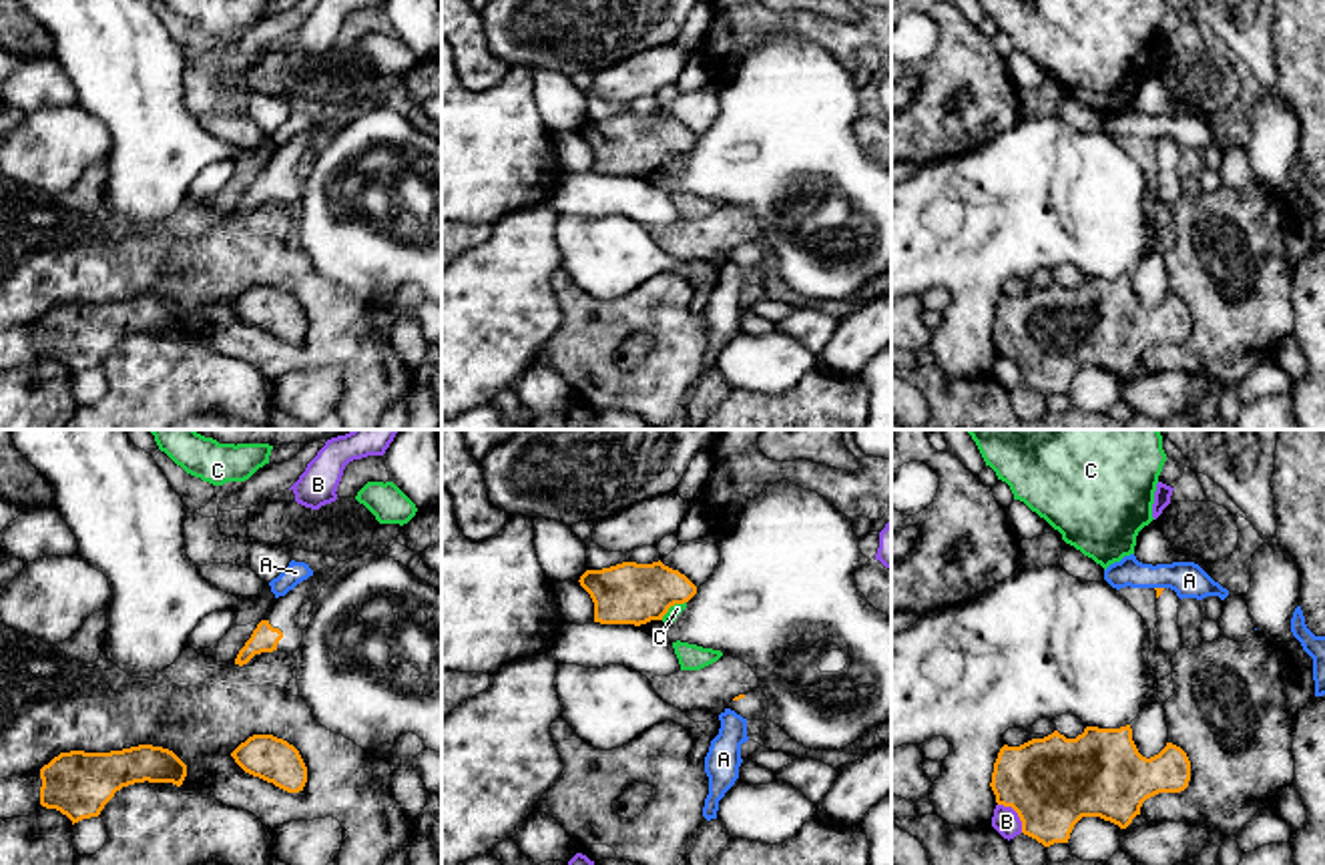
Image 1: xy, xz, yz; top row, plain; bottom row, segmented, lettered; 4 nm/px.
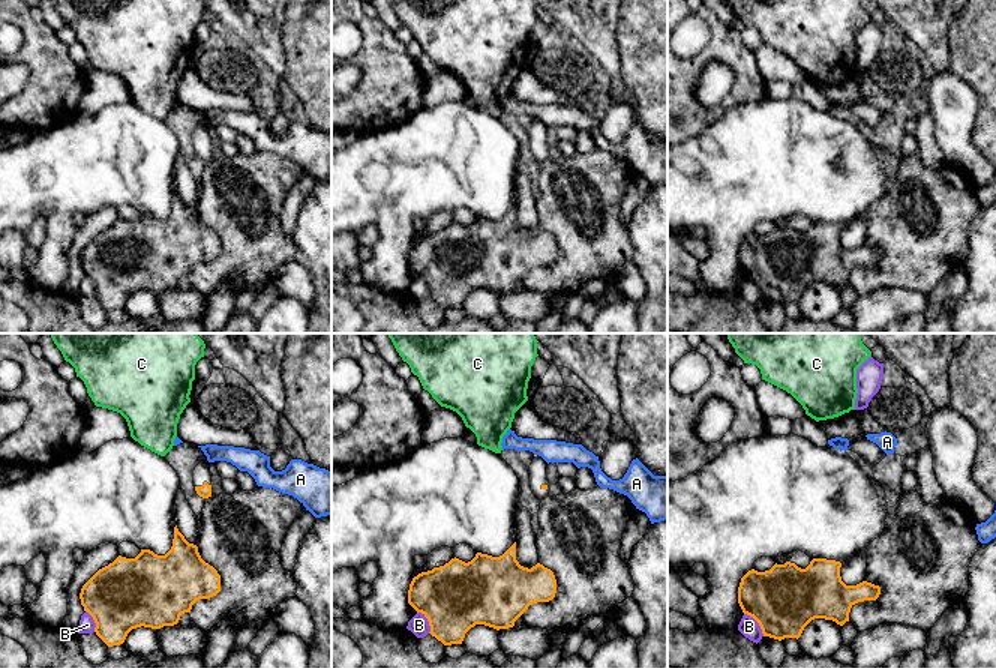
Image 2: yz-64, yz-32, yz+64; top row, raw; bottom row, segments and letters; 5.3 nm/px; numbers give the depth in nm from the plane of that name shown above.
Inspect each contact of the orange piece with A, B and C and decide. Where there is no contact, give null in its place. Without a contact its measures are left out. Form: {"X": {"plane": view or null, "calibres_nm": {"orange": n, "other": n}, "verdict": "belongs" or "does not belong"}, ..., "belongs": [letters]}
{"A": {"plane": "yz", "calibres_nm": {"orange": 30, "other": 140}, "verdict": "does not belong"}, "B": {"plane": "yz", "calibres_nm": {"orange": 360, "other": 110}, "verdict": "does not belong"}, "C": {"plane": "xz", "calibres_nm": {"orange": 240, "other": 50}, "verdict": "does not belong"}, "belongs": []}

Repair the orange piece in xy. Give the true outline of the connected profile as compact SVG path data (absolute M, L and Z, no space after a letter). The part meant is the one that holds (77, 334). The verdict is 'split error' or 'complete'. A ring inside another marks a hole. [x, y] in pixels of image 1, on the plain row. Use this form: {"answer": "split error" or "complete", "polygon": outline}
{"answer": "complete", "polygon": "M139 295L122 301L110 303L84 303L70 301L60 303L48 315L40 319L40 355L46 359L56 359L66 365L72 375L98 367L104 355L114 347L116 341L135 333L173 333L183 335L187 327L187 315L169 299Z"}

